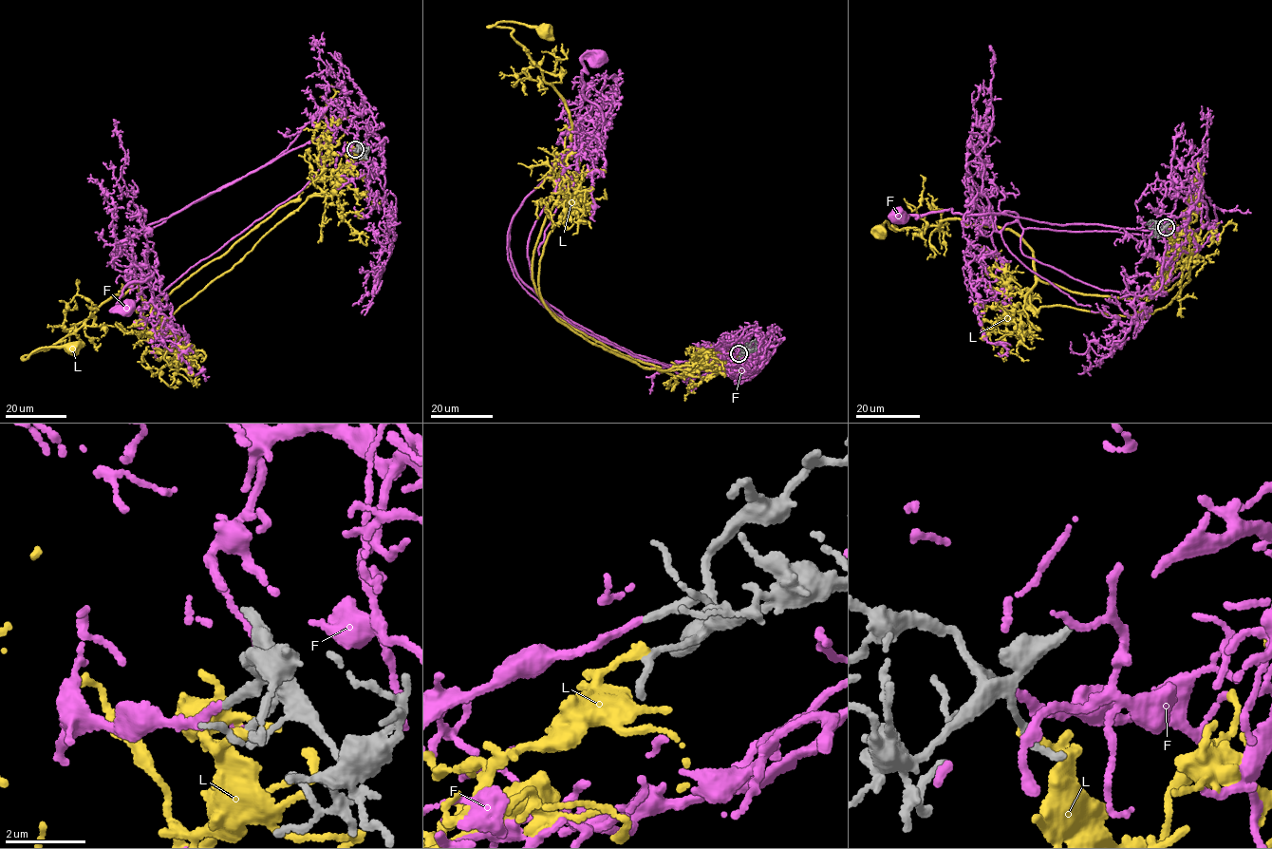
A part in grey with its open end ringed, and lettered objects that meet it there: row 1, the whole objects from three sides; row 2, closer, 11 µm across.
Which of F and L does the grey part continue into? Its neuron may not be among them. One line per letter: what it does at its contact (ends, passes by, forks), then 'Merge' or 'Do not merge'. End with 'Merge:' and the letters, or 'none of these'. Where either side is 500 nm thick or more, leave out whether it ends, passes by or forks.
F: It ends there. Merge
L: It ends there. Do not merge
Merge: F

